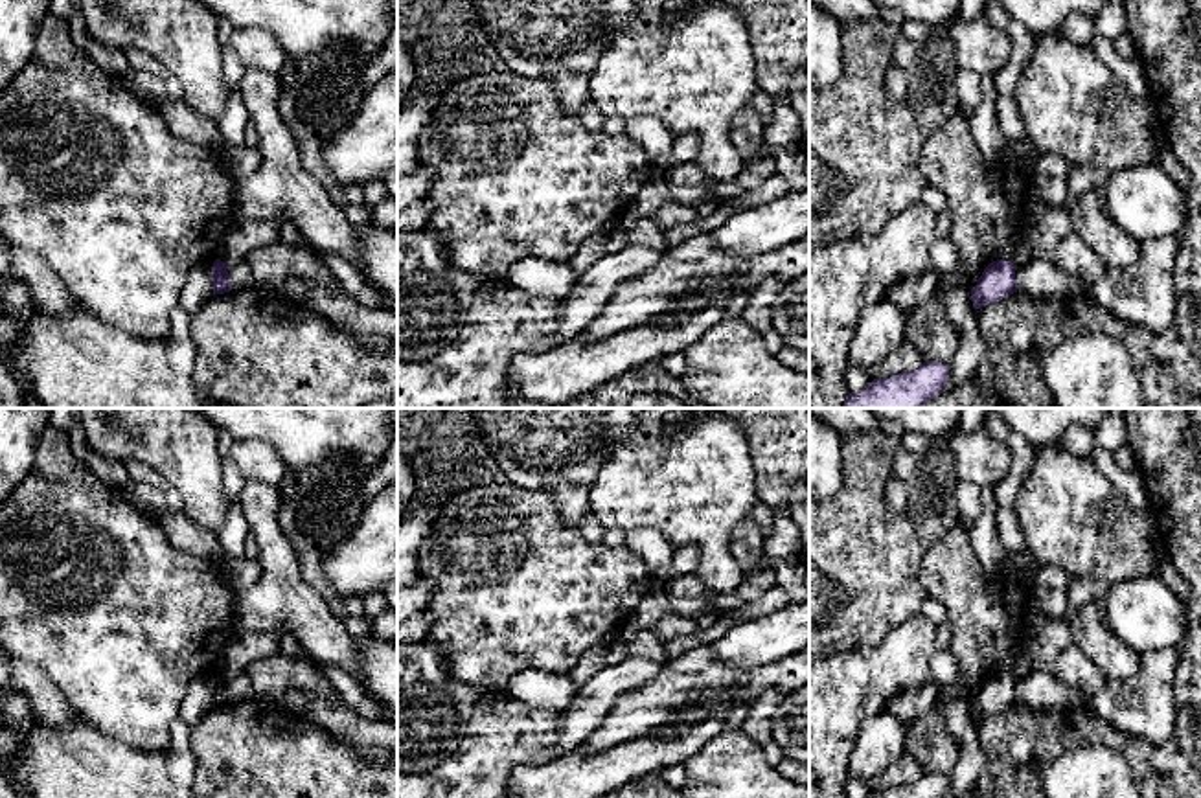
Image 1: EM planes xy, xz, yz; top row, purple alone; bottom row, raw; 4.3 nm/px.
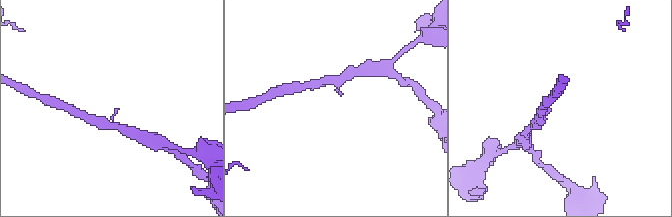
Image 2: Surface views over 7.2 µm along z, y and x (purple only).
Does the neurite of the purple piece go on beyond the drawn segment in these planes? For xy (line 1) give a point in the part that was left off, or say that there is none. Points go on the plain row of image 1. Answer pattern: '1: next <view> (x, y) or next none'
1: next none

